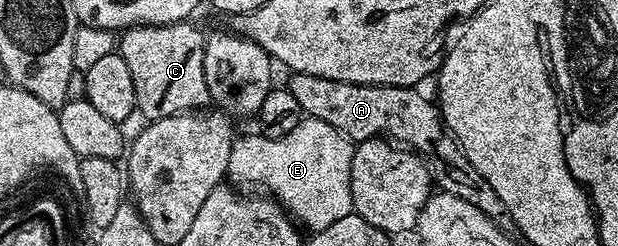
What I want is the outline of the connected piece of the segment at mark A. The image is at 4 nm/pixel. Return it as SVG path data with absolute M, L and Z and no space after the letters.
M292 73L290 77L285 82L285 89L291 93L293 100L297 100L297 104L301 104L304 115L325 120L325 124L337 128L337 132L355 144L382 136L414 150L426 162L434 185L442 193L469 200L473 208L481 208L481 212L485 212L485 216L492 218L501 229L512 229L511 215L507 213L501 196L493 192L493 184L489 184L489 180L485 180L485 176L481 176L481 172L469 164L459 141L445 129L438 105L432 99L430 102L425 95L418 94L418 89L409 86L349 84L308 74Z

